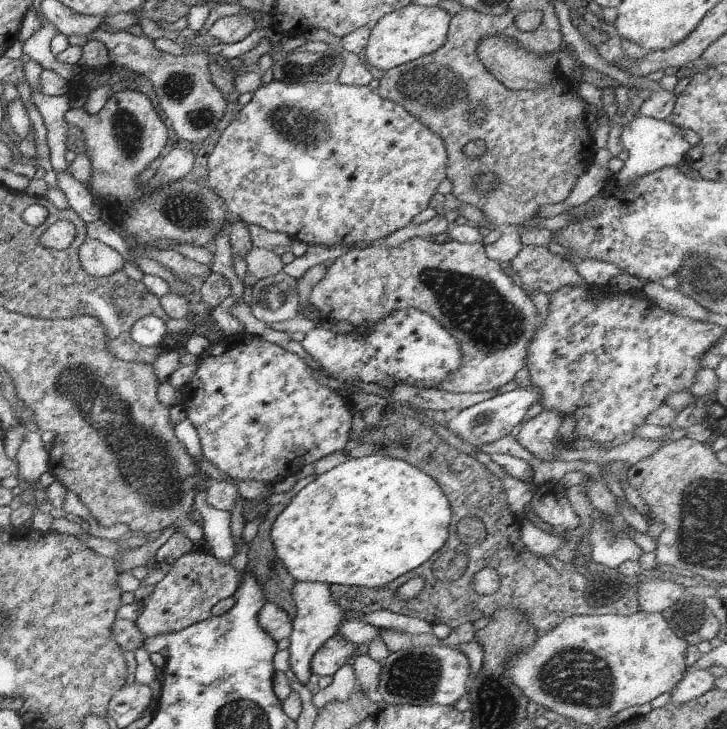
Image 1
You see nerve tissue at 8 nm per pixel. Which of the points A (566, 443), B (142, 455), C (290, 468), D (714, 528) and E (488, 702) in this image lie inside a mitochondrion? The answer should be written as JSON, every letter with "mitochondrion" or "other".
{"A":"other","B":"mitochondrion","C":"other","D":"mitochondrion","E":"mitochondrion"}

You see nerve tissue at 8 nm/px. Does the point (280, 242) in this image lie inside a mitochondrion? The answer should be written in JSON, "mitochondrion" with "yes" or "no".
{"mitochondrion":"no"}

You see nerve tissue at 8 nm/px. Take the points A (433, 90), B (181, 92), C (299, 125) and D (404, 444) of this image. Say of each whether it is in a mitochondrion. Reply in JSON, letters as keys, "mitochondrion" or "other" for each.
{"A":"mitochondrion","B":"mitochondrion","C":"mitochondrion","D":"other"}

